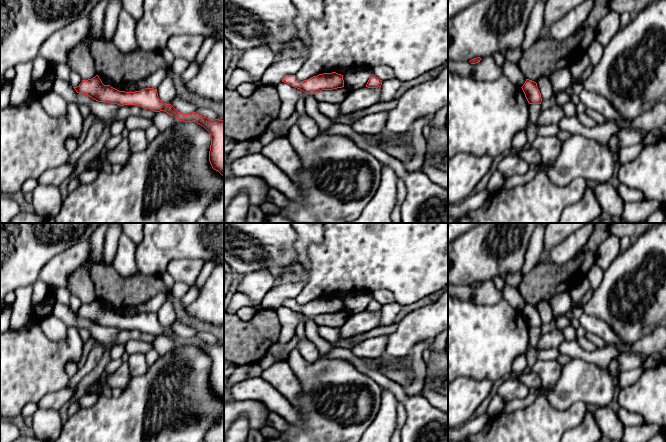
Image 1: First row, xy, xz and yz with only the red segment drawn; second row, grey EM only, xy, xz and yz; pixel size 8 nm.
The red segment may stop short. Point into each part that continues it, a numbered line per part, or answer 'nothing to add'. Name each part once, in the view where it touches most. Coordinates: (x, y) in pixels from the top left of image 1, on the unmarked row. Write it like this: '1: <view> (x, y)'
nothing to add

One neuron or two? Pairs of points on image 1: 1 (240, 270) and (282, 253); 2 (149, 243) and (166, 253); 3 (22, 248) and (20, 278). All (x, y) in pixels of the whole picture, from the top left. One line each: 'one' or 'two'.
1: one
2: one
3: one

